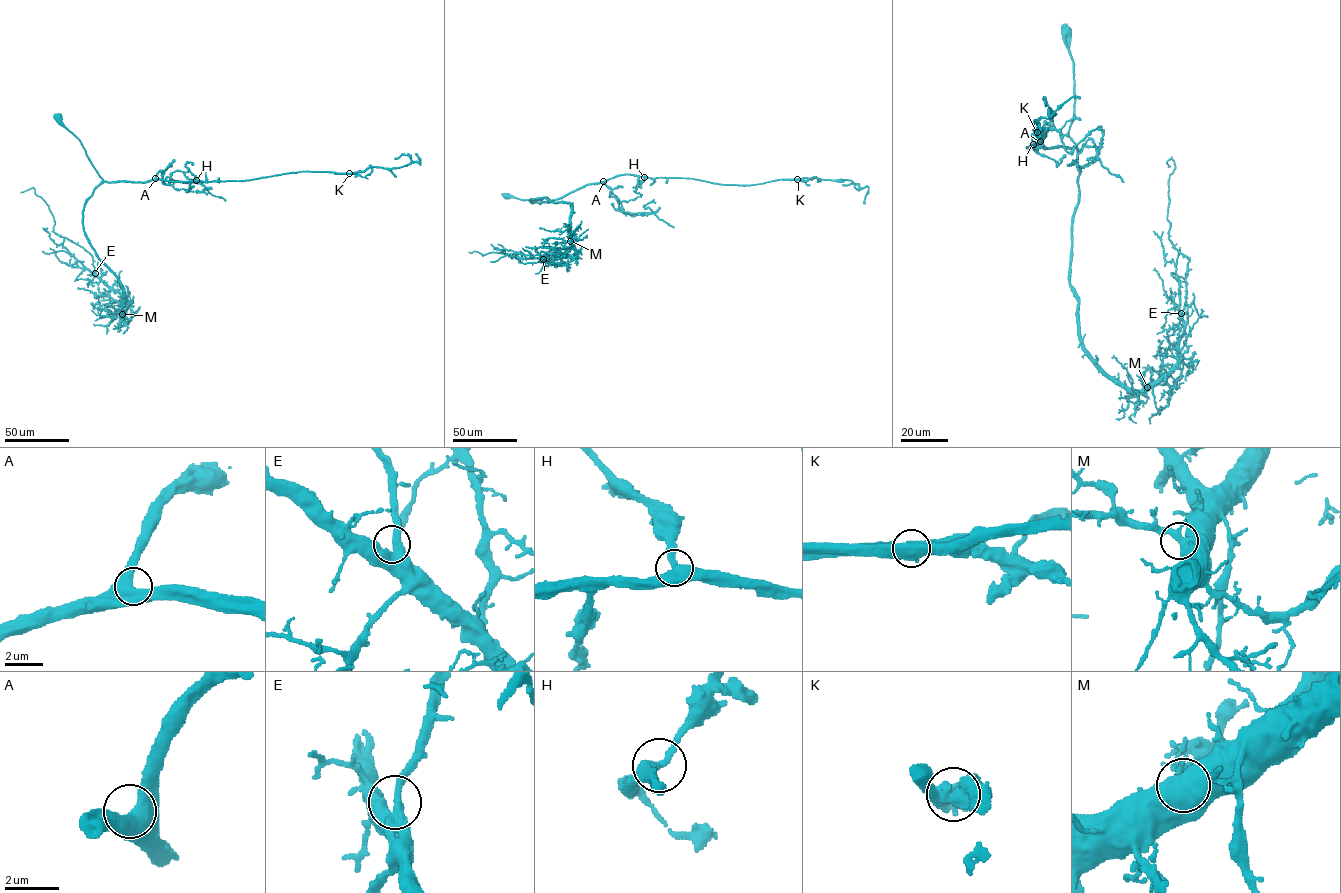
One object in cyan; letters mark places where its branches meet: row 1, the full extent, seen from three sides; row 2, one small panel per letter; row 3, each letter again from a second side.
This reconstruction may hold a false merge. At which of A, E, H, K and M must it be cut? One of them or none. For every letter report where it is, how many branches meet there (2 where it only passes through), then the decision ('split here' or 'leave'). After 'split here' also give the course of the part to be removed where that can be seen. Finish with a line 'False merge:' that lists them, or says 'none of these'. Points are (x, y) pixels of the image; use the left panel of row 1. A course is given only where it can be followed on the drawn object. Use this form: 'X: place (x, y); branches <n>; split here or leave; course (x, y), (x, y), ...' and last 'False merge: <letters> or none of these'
A: place (155, 178); branches 2; leave
E: place (95, 273); branches 2; leave
H: place (196, 180); branches 2; leave
K: place (349, 173); branches 2; split here; course (349, 173), (365, 177), (371, 168)
M: place (122, 314); branches 2; leave
False merge: K

